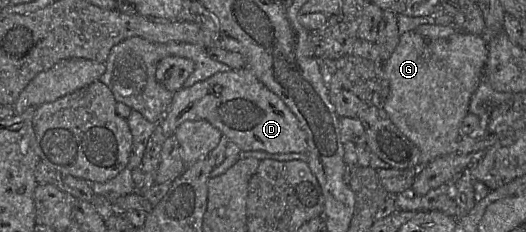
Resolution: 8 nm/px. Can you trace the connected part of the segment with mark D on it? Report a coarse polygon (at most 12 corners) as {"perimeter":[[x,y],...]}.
{"perimeter":[[248,68],[175,92],[165,136],[208,121],[242,152],[306,153],[296,116]]}

